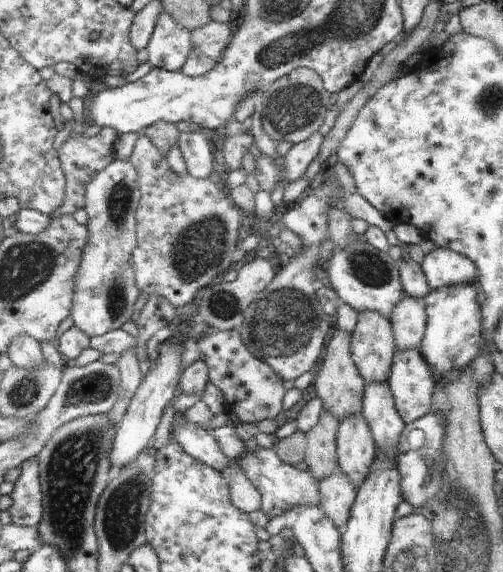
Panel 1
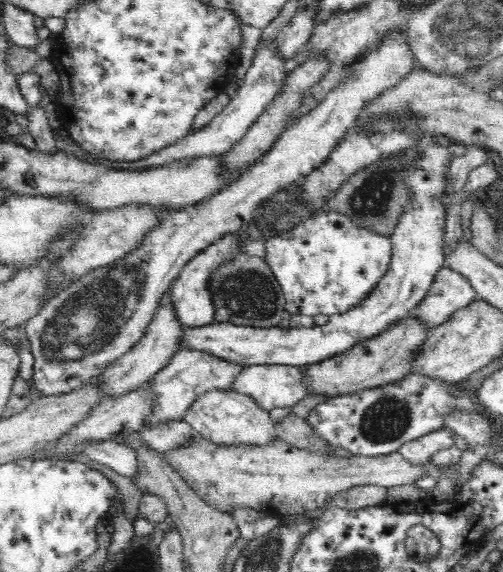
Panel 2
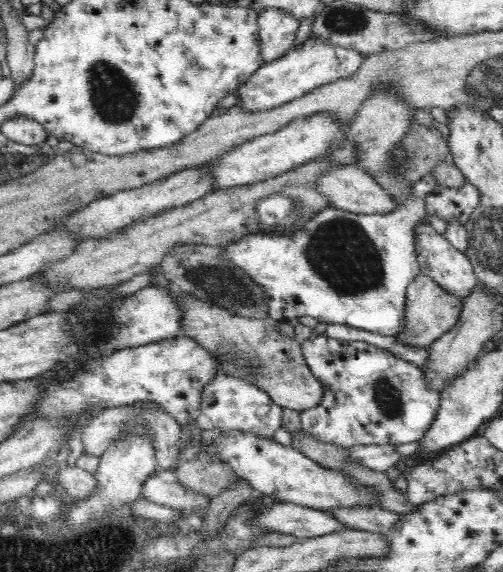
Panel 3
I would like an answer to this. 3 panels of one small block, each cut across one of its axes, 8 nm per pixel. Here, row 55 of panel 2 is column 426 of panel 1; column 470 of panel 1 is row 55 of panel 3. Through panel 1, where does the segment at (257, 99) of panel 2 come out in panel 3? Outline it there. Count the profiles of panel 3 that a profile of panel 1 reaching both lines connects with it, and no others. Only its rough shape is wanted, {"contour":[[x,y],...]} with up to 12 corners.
{"contour":[[282,10],[259,13],[259,57],[268,63],[294,46],[300,21]]}

